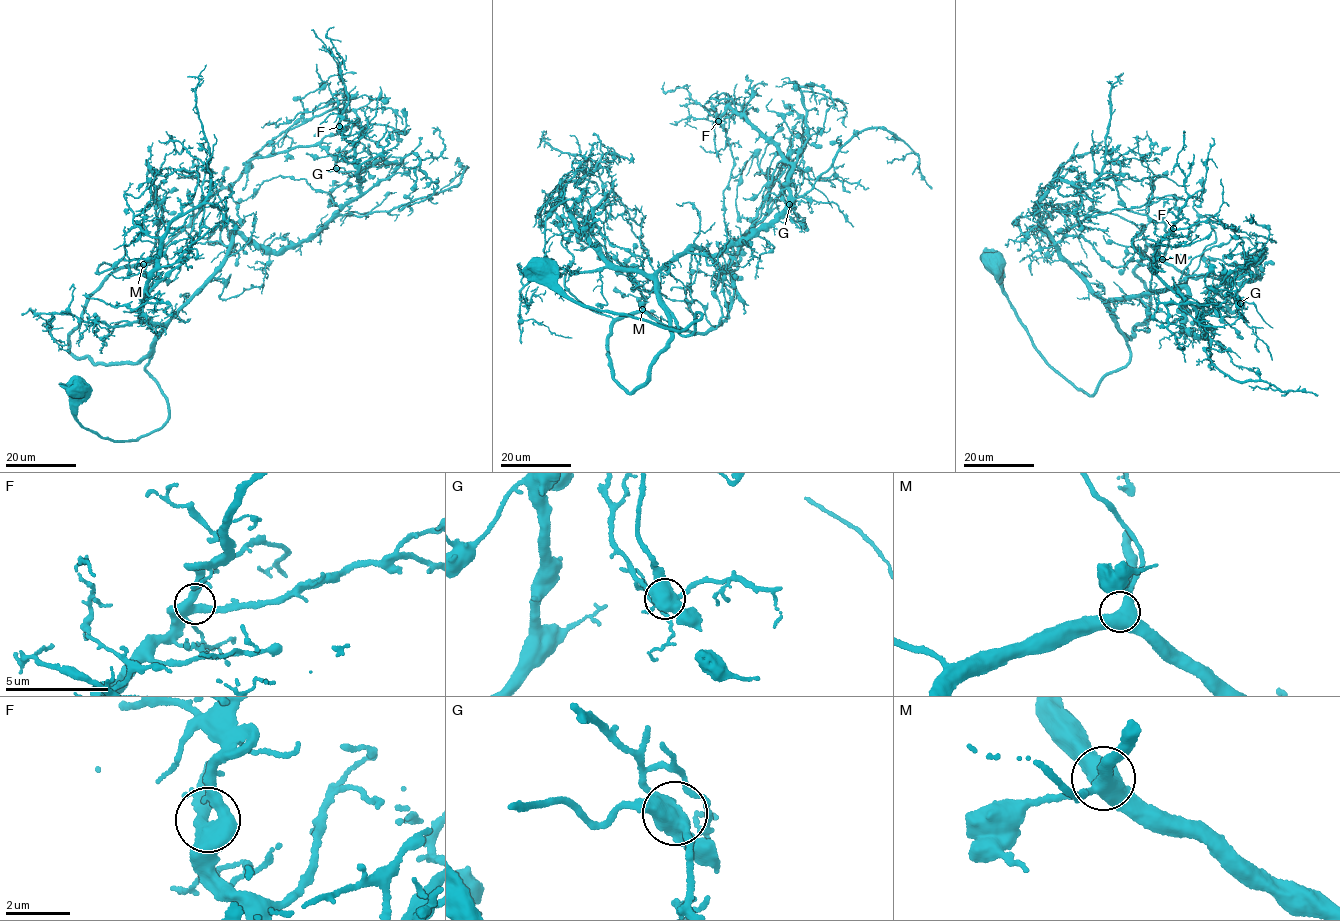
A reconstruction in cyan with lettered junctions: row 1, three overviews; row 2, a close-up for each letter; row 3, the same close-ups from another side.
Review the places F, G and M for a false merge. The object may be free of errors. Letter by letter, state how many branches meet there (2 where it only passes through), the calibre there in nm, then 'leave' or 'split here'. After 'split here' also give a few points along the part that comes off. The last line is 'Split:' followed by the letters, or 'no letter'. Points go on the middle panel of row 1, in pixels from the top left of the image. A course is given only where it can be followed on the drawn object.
F: 4 branches meet; 440 nm thick; leave
G: 5 branches meet; 550 nm thick; split here; foreign part runs (789, 204), (781, 196), (779, 187), (785, 168), (781, 165), (745, 236), (736, 269), (724, 272)
M: 4 branches meet; 500 nm thick; leave
Split: G

